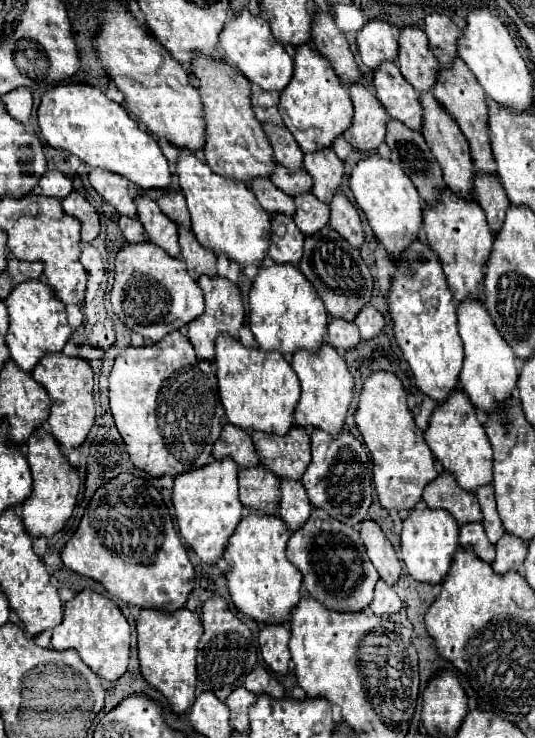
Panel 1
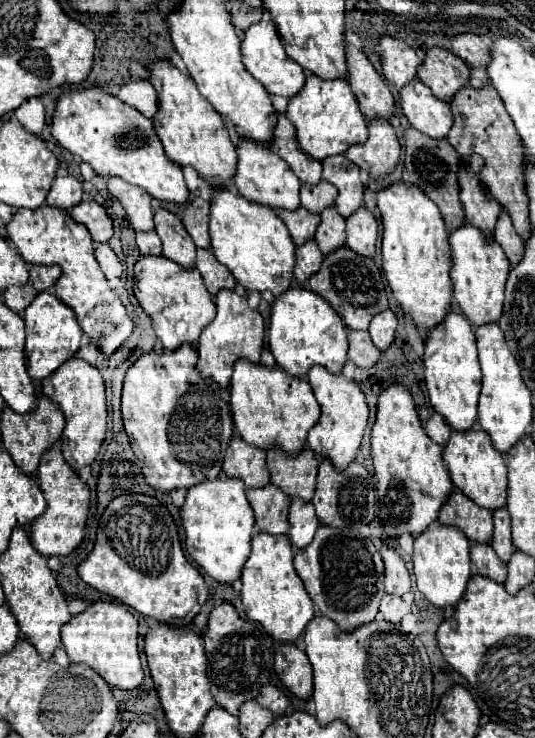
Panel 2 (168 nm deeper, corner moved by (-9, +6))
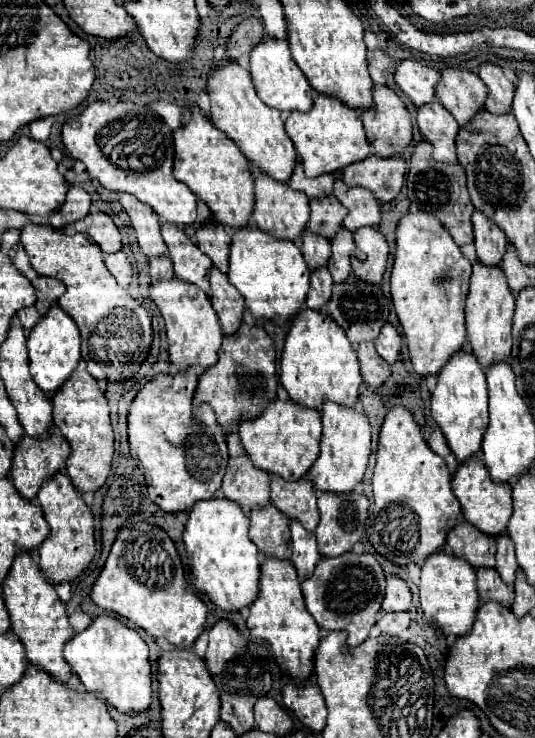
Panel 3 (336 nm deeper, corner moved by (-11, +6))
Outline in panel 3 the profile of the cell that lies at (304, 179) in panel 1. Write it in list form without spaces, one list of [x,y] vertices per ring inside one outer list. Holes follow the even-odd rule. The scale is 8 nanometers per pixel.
[[[334,195],[310,199],[308,229],[324,235],[326,239],[332,239],[332,235],[336,235],[338,227],[342,225],[342,219],[346,213],[348,213],[346,207]]]

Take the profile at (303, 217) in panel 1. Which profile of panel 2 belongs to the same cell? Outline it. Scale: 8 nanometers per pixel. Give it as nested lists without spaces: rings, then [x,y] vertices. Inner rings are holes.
[[[328,207],[322,215],[320,215],[320,225],[316,231],[316,243],[320,247],[320,251],[326,255],[330,255],[330,251],[336,251],[338,247],[344,245],[346,241],[346,223],[344,217],[338,215],[338,211],[334,207]]]

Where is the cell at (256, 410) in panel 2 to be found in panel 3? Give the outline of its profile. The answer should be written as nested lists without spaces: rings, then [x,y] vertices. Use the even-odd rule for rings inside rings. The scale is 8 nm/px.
[[[274,399],[258,417],[240,419],[240,439],[246,453],[256,463],[256,467],[268,473],[278,473],[288,481],[300,479],[316,461],[320,429],[322,429],[320,413],[292,399],[286,401]]]

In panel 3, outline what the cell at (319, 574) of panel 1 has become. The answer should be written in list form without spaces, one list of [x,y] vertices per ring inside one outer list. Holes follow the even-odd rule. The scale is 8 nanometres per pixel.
[[[342,553],[338,557],[322,557],[316,563],[316,569],[312,575],[304,577],[302,581],[302,593],[306,599],[306,609],[316,619],[318,627],[324,629],[344,629],[348,633],[348,645],[356,647],[360,645],[372,625],[376,623],[376,617],[382,609],[384,599],[384,571],[372,553]]]

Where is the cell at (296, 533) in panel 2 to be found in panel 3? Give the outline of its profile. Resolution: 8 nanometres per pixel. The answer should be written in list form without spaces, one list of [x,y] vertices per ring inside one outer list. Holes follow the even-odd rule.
[[[296,519],[290,521],[290,533],[292,533],[292,563],[300,577],[308,575],[312,567],[316,567],[316,559],[320,559],[316,537],[302,527]]]

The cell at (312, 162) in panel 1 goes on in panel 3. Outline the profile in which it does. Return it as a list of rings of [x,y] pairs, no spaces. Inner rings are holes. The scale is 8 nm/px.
[[[336,171],[334,175],[336,175],[336,181],[334,181],[332,193],[348,209],[344,227],[348,227],[348,231],[356,231],[358,227],[366,227],[366,225],[376,227],[380,223],[380,207],[372,191],[358,185],[348,187],[342,179],[342,171]]]

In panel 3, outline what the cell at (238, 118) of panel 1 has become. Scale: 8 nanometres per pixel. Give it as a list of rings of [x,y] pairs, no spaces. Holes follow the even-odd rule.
[[[258,175],[254,179],[254,213],[252,213],[252,219],[260,229],[276,235],[278,239],[300,241],[308,217],[310,217],[310,207],[308,207],[308,199],[304,193],[290,189],[288,183],[280,183],[278,179],[274,179],[270,175]]]

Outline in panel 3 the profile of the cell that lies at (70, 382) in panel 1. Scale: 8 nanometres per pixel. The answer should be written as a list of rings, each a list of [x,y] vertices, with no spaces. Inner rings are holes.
[[[86,369],[74,371],[50,401],[54,407],[54,423],[72,447],[66,461],[66,473],[70,475],[78,491],[96,491],[104,485],[114,455],[114,435],[110,425],[108,401],[100,391],[98,381]]]

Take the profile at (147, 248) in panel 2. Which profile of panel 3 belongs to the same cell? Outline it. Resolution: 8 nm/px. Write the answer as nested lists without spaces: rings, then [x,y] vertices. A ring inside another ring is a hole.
[[[168,255],[150,257],[148,261],[150,261],[150,275],[152,275],[152,279],[168,279],[168,277],[174,277],[172,261],[168,259]]]

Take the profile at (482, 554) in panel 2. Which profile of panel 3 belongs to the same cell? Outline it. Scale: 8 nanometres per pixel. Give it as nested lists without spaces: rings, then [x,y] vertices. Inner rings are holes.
[[[478,567],[476,575],[478,575],[478,593],[482,601],[494,599],[494,601],[504,603],[506,607],[512,605],[514,587],[504,583],[494,567]]]

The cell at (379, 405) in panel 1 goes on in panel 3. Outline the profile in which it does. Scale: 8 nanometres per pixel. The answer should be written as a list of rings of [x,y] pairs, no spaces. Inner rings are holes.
[[[394,405],[384,417],[384,423],[380,429],[372,487],[374,487],[374,497],[372,497],[372,509],[370,509],[368,539],[374,545],[376,553],[384,555],[386,559],[398,565],[410,565],[410,563],[422,565],[428,553],[438,551],[446,543],[446,533],[456,525],[462,513],[460,503],[452,493],[450,471],[444,459],[428,447],[412,413],[402,405]]]

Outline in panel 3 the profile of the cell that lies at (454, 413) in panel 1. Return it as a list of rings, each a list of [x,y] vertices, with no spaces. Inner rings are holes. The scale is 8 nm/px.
[[[472,455],[470,459],[466,459],[458,465],[458,471],[452,475],[452,489],[454,489],[454,495],[458,497],[458,501],[462,505],[464,517],[468,517],[468,521],[472,525],[476,525],[480,531],[484,531],[488,535],[500,535],[500,531],[506,531],[508,519],[512,515],[510,483],[492,481],[490,471],[484,465],[480,455]]]

